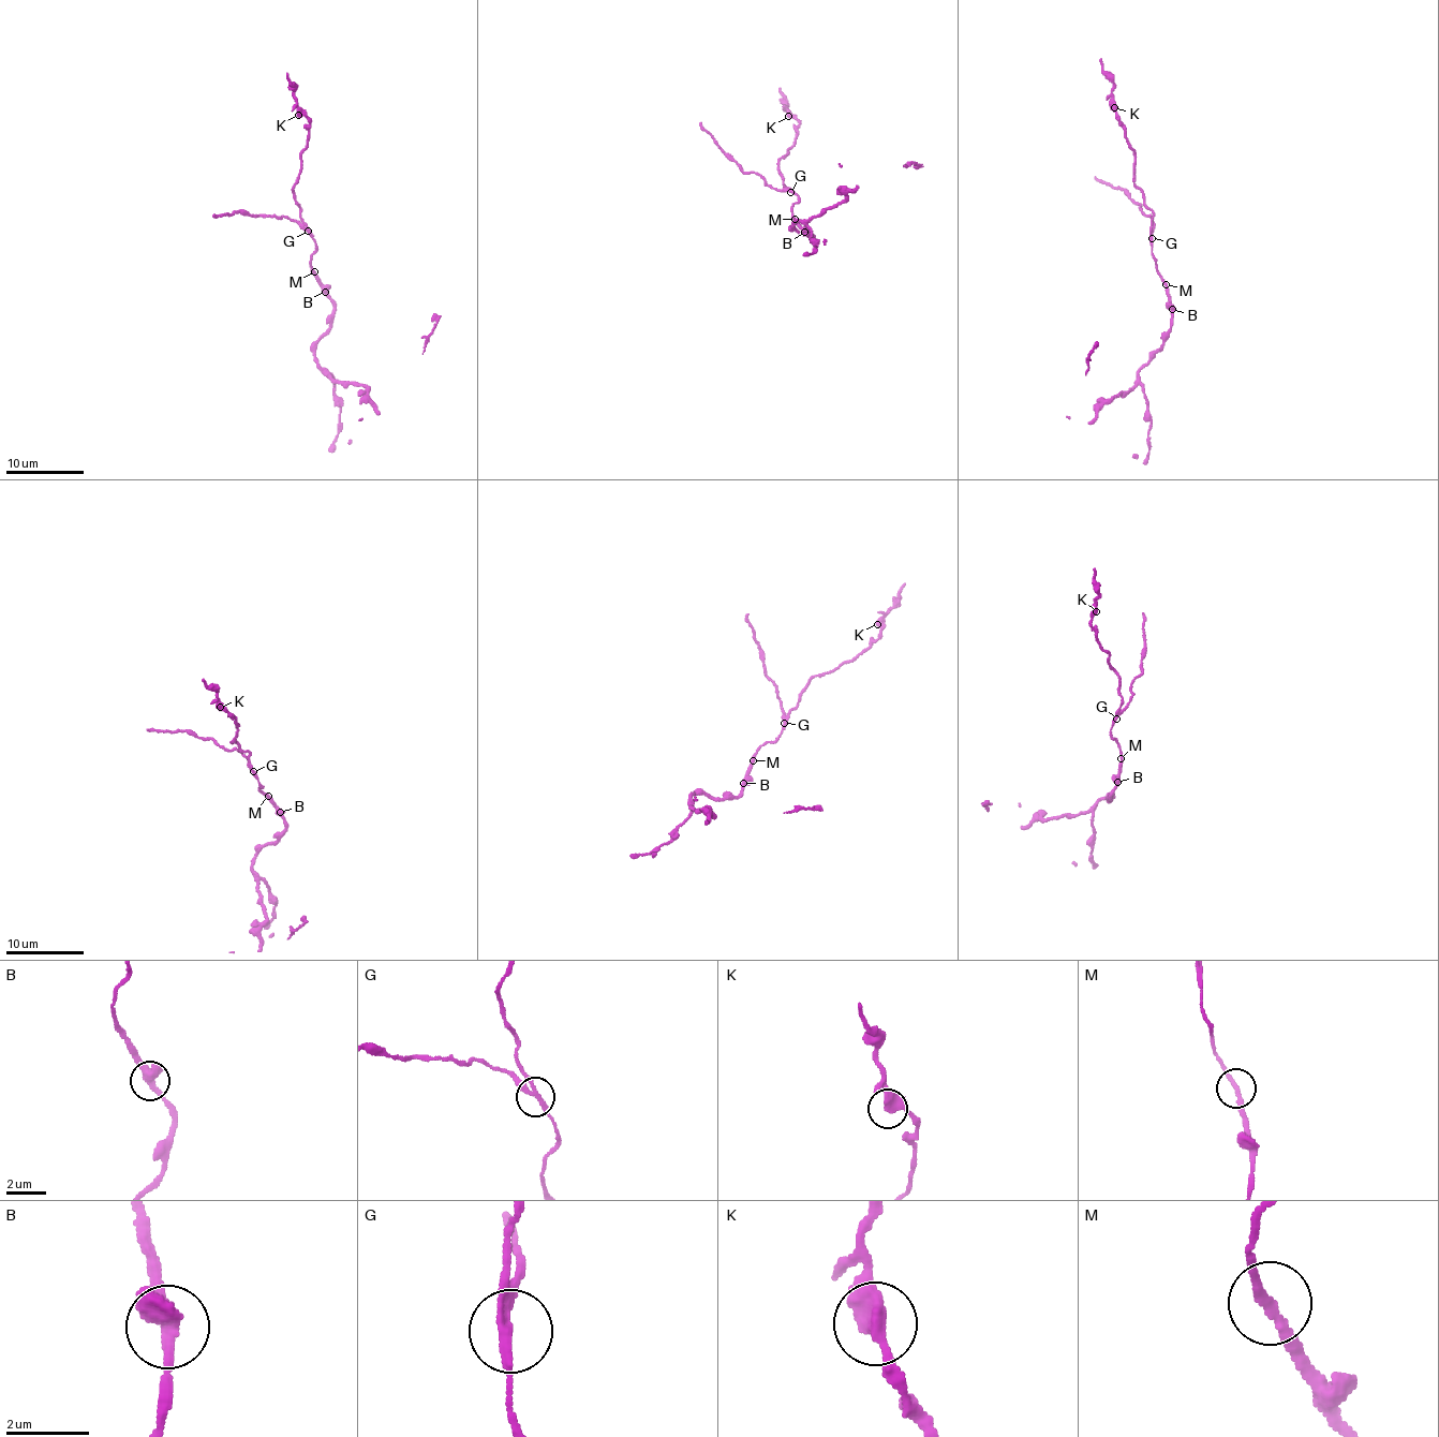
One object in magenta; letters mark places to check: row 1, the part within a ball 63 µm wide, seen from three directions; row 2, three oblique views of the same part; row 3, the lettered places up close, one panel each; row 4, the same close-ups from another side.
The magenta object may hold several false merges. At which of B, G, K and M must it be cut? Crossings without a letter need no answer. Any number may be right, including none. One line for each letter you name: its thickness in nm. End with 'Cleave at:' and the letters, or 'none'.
B: 440 nm thick
G: 200 nm thick
Cleave at: B, G

